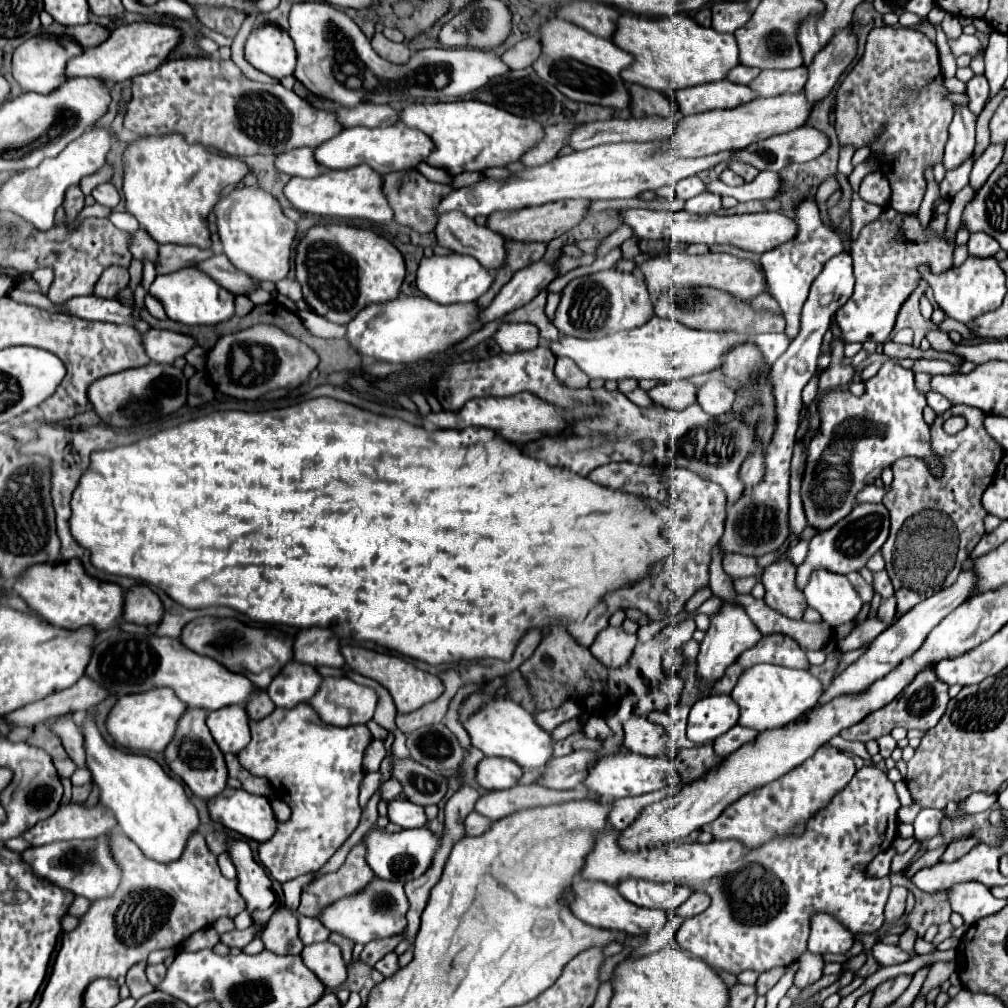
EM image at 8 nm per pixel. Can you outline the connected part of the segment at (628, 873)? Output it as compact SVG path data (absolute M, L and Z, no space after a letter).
M864 766L832 798L834 800L830 800L806 822L804 832L776 836L758 848L748 848L738 840L712 840L708 844L674 840L674 844L664 844L662 848L652 848L646 852L622 852L616 842L618 830L608 828L602 832L602 840L598 840L594 852L590 852L582 878L602 880L608 884L616 884L624 878L644 878L700 890L710 896L712 904L702 914L682 922L680 930L676 932L676 940L682 950L702 958L712 968L720 968L730 974L740 974L744 970L766 972L774 966L790 966L806 952L810 920L818 912L834 916L856 936L878 932L884 924L882 912L890 894L890 876L874 878L866 872L866 868L882 850L886 840L896 840L896 812L900 808L900 800L894 792L894 784L880 768Z

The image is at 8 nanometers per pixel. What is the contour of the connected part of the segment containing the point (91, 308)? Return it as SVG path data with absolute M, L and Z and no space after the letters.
M76 296L60 304L60 308L70 314L84 320L100 320L100 322L118 322L118 324L130 324L138 328L140 332L146 332L150 328L146 322L134 322L132 320L132 308L122 306L118 300L106 300L98 296Z

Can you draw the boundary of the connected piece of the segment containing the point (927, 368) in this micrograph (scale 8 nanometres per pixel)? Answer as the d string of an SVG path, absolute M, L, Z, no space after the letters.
M920 360L912 366L914 372L928 372L928 374L956 374L960 366L948 364L946 360Z

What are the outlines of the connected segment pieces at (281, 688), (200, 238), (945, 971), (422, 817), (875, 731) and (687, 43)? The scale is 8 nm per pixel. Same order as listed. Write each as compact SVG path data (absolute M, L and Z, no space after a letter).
M294 662L286 672L278 674L278 680L266 690L278 708L294 708L300 702L308 702L322 686L324 676L310 664Z
M178 132L142 136L124 152L122 192L126 212L160 244L210 246L206 216L226 186L236 186L248 174L248 166L232 156L208 152L202 144L190 144Z
M936 962L936 964L934 964L934 968L930 970L928 978L924 980L922 990L920 990L920 994L918 994L918 996L926 996L932 988L942 986L942 984L950 978L950 974L952 974L954 970L956 970L956 964L954 964L954 962Z
M390 800L388 818L392 824L398 824L400 828L422 828L428 820L424 808L410 800Z
M934 666L930 668L924 668L920 670L914 680L904 688L904 692L894 698L890 704L886 704L884 708L878 708L874 712L870 712L864 720L860 720L858 724L850 726L850 728L844 728L840 732L842 738L846 740L860 740L860 742L868 742L872 738L880 738L880 736L886 736L892 732L892 728L896 726L902 726L906 730L910 728L918 728L922 732L930 730L934 724L938 724L942 712L946 710L946 704L948 704L950 696L948 696L948 686L946 682L942 682L938 676L936 676L936 670Z
M622 14L618 32L614 32L612 42L636 58L630 68L622 70L622 78L626 82L634 82L658 92L682 90L706 82L726 80L728 72L738 66L738 44L734 34L726 36L714 32L714 28L698 26L686 14L664 18Z

